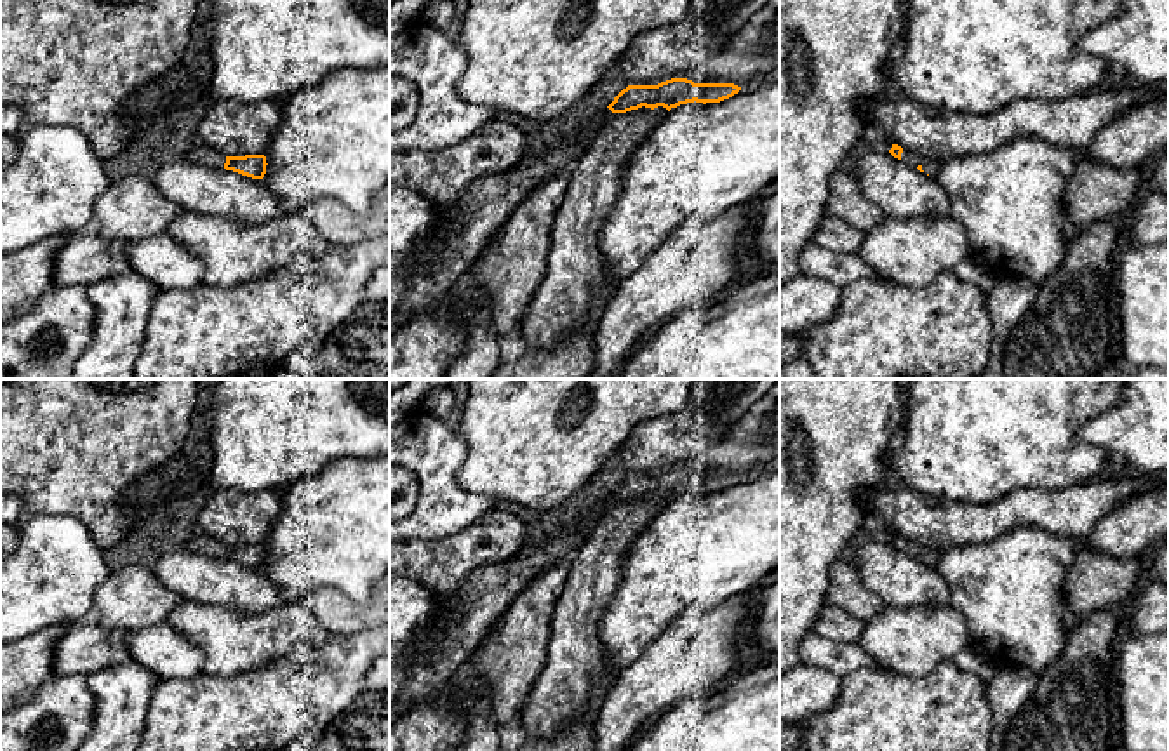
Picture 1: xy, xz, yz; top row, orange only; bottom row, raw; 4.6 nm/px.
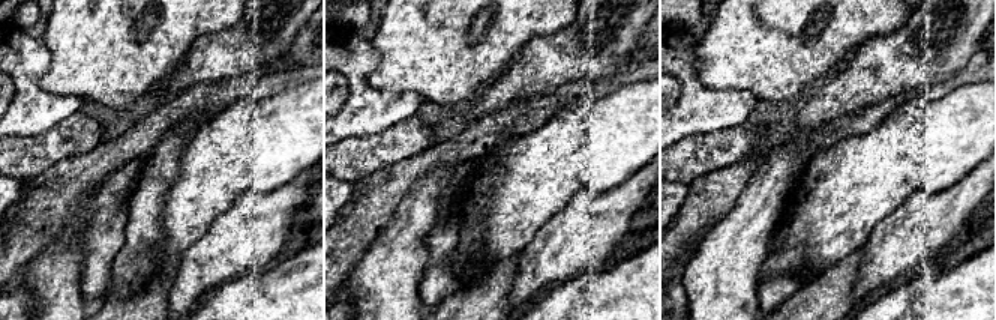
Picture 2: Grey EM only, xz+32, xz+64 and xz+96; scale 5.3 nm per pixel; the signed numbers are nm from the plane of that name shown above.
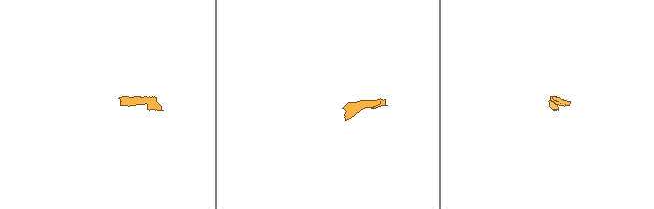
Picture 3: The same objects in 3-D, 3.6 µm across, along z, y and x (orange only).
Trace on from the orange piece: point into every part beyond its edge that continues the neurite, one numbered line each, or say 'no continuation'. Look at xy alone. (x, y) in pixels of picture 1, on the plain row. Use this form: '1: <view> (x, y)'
1: xy (204, 544)

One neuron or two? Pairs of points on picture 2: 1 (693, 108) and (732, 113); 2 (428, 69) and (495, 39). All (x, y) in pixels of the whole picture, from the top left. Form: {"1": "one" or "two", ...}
{"1": "one", "2": "one"}

